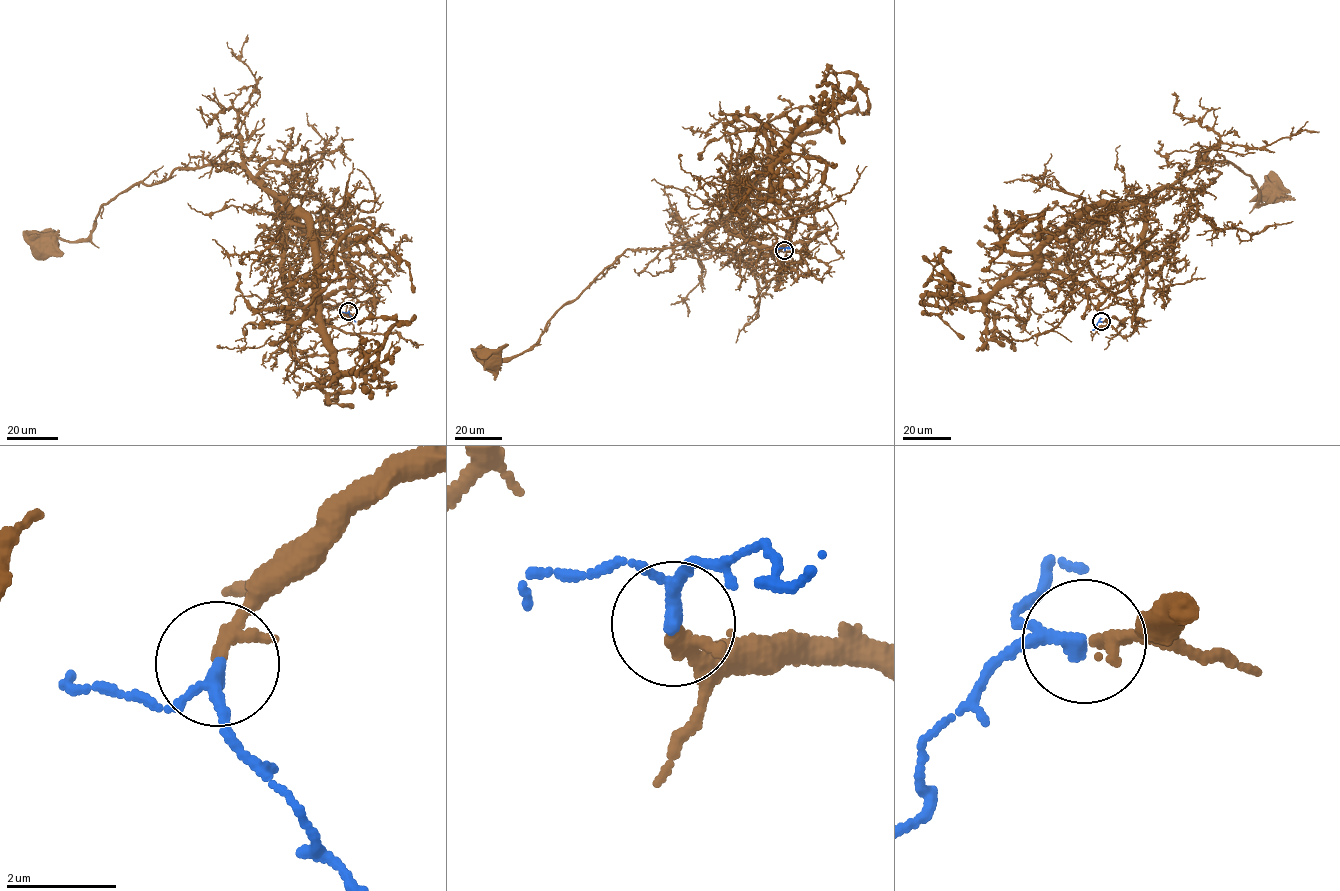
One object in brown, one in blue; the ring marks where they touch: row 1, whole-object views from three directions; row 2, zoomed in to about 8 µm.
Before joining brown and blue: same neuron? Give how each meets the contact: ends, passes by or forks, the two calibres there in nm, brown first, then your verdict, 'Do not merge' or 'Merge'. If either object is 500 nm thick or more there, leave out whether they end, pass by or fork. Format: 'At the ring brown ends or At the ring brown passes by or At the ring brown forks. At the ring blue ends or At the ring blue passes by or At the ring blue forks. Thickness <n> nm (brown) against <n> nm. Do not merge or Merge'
At the ring brown ends. At the ring blue passes by. Thickness 300 nm (brown) against 200 nm. Merge

